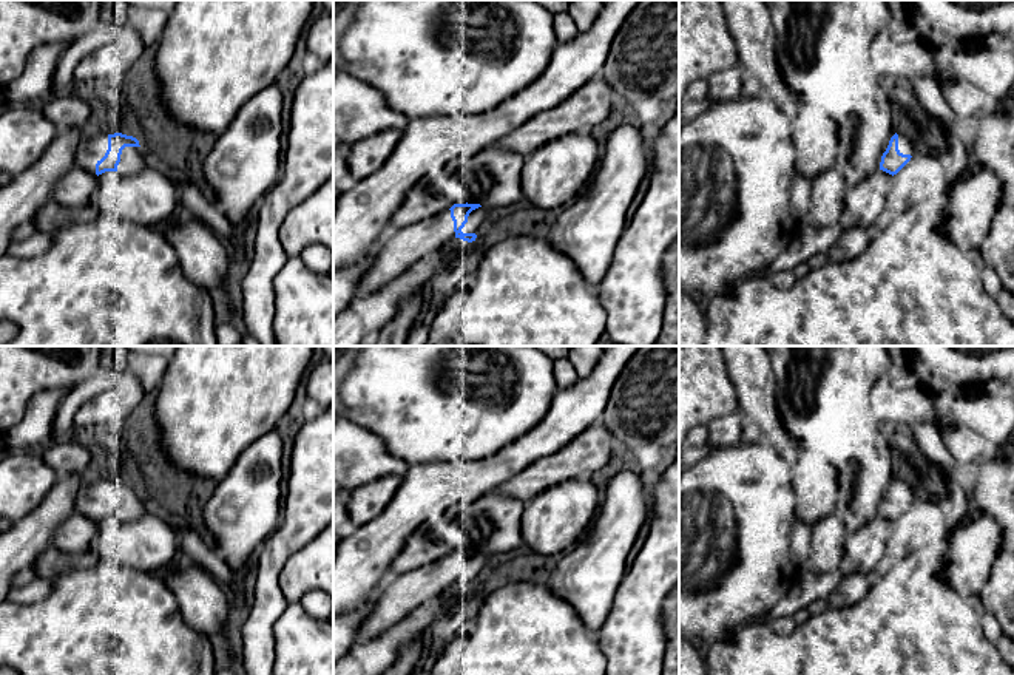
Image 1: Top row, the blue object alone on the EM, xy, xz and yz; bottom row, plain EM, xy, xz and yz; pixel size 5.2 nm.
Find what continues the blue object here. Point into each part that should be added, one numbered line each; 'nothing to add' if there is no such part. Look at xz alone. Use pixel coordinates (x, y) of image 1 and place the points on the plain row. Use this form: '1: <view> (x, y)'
1: xz (479, 564)
2: xz (403, 593)

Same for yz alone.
1: yz (906, 491)

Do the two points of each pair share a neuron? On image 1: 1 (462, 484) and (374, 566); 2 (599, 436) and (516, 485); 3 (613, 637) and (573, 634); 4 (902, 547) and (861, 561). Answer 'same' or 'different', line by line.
1: same
2: same
3: different
4: different

